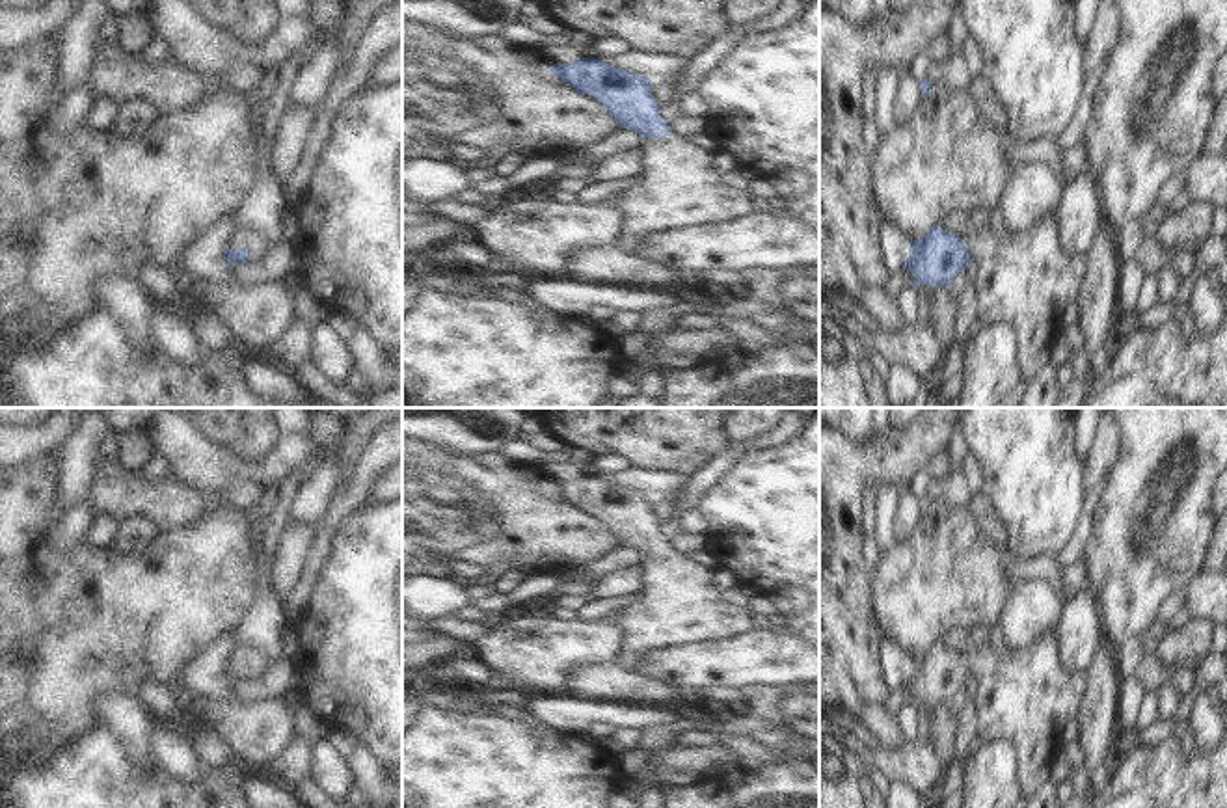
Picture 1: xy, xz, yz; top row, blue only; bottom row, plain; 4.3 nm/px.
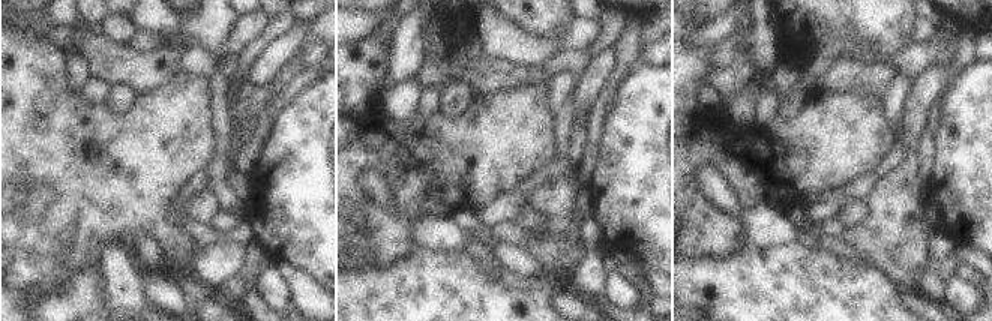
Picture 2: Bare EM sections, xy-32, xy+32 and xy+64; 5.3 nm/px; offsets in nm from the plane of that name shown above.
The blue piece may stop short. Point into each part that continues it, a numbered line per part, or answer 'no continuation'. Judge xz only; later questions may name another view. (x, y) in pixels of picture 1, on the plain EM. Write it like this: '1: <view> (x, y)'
1: xz (676, 604)

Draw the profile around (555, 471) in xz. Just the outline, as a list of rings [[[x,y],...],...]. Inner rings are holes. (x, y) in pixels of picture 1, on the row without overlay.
[[[547,462],[540,467],[549,482],[568,482],[583,475],[579,462]]]

